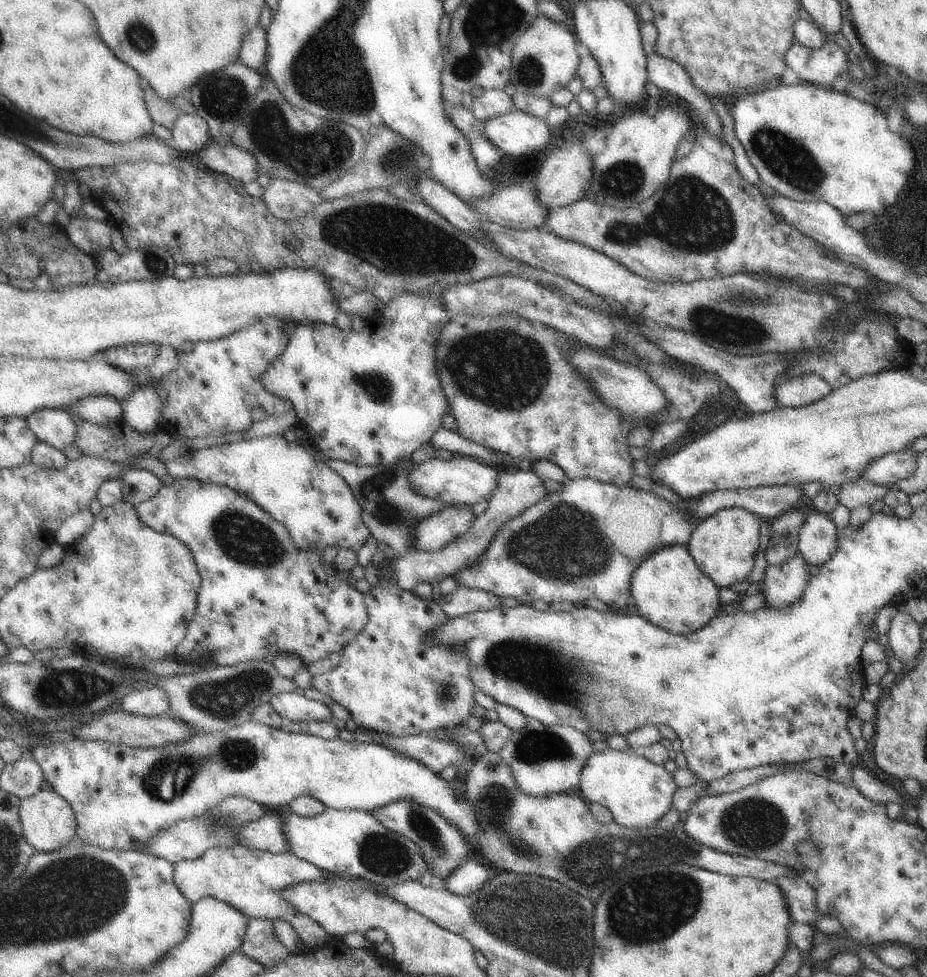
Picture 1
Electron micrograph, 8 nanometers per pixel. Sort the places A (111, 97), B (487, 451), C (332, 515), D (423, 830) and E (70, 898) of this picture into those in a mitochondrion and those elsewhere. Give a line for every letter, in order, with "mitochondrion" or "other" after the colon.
A: other
B: other
C: other
D: mitochondrion
E: mitochondrion

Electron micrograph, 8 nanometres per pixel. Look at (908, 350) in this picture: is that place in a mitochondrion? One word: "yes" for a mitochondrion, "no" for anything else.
no

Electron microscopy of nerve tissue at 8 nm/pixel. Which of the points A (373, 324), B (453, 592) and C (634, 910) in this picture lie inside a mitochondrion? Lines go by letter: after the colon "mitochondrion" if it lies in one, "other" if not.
A: other
B: other
C: mitochondrion

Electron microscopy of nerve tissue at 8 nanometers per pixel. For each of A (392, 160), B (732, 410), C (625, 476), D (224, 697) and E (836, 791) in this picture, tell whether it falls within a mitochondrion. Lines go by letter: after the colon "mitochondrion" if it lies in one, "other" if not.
A: mitochondrion
B: other
C: other
D: mitochondrion
E: other

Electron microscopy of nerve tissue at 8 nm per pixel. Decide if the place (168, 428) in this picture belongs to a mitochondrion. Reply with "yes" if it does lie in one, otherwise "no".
no

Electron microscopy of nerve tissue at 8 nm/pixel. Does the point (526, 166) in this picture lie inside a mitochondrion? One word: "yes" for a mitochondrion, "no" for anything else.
no

